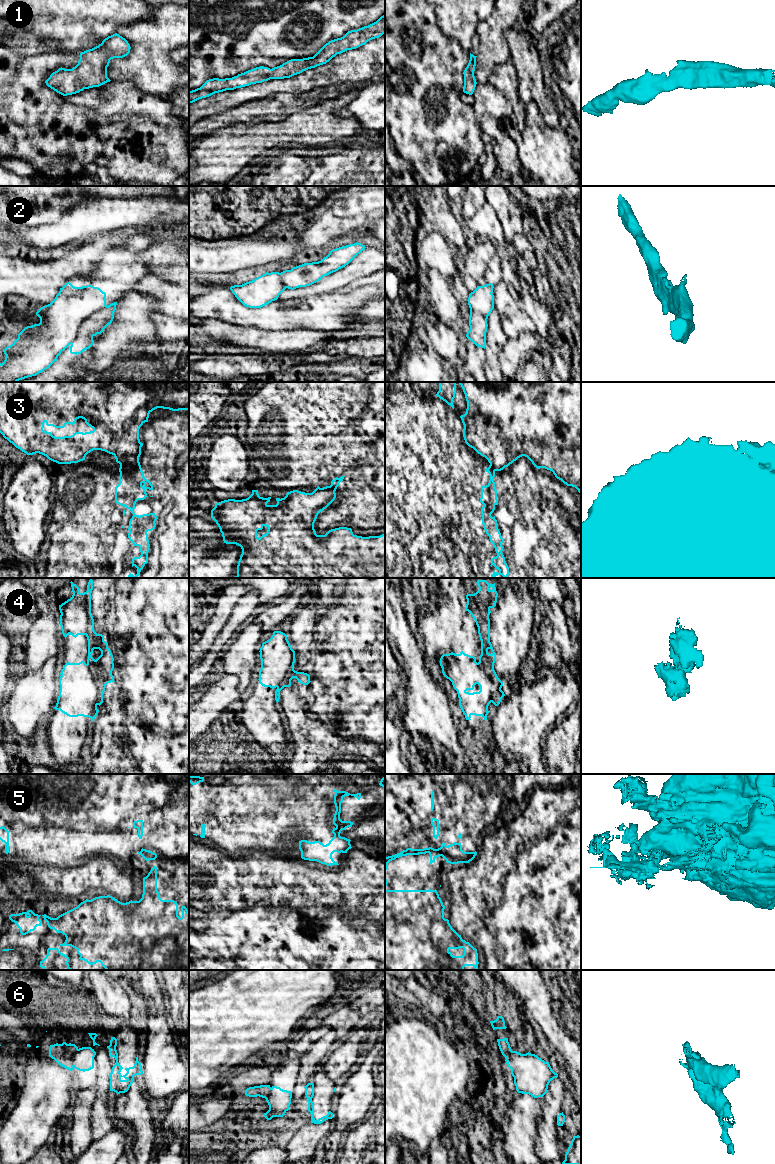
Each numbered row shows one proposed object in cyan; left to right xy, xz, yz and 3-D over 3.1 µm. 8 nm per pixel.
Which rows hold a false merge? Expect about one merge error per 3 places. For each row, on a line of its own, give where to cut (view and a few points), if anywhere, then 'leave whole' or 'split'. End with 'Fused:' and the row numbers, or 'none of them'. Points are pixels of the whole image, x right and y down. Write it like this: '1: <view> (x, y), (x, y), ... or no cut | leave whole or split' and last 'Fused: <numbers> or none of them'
1: no cut | leave whole
2: xy (106, 305), (94, 311), (81, 324), (77, 336), (70, 343) | split
3: xy (138, 460), (134, 465), (120, 465) | split
4: no cut | leave whole
5: xz (336, 825), (345, 828) | split
6: xy (77, 1048), (73, 1056), (72, 1066) | split
Fused: 2, 3, 5, 6

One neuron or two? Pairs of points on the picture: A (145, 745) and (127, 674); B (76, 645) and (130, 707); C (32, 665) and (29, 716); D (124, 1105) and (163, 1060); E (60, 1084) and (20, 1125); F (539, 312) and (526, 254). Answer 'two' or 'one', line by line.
A: one
B: two
C: two
D: two
E: one
F: two

